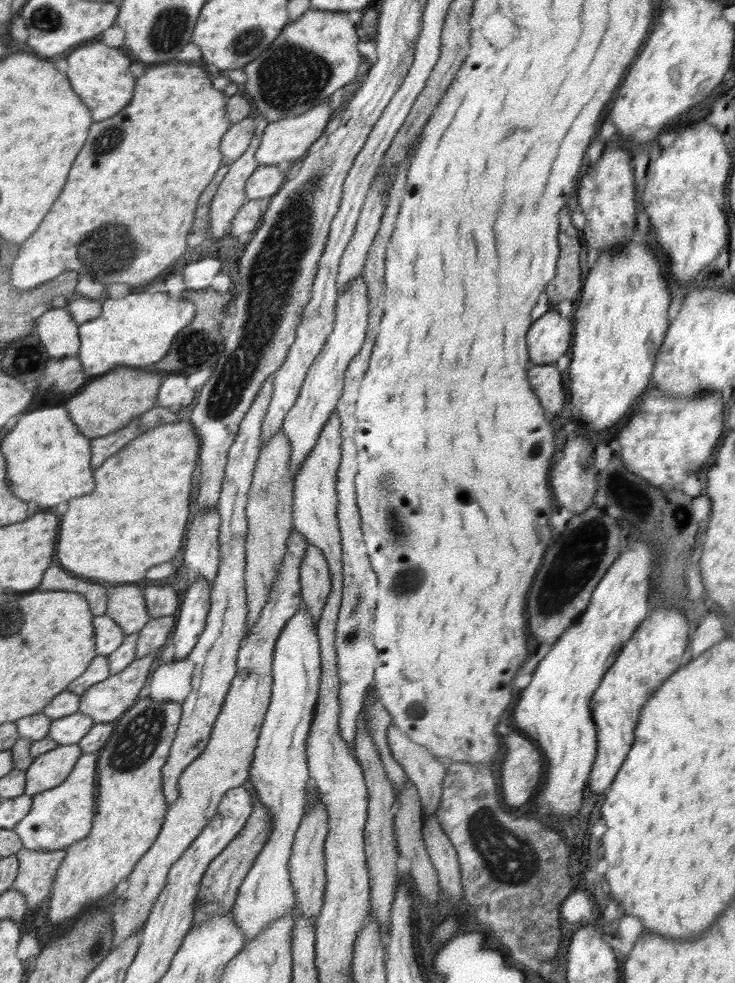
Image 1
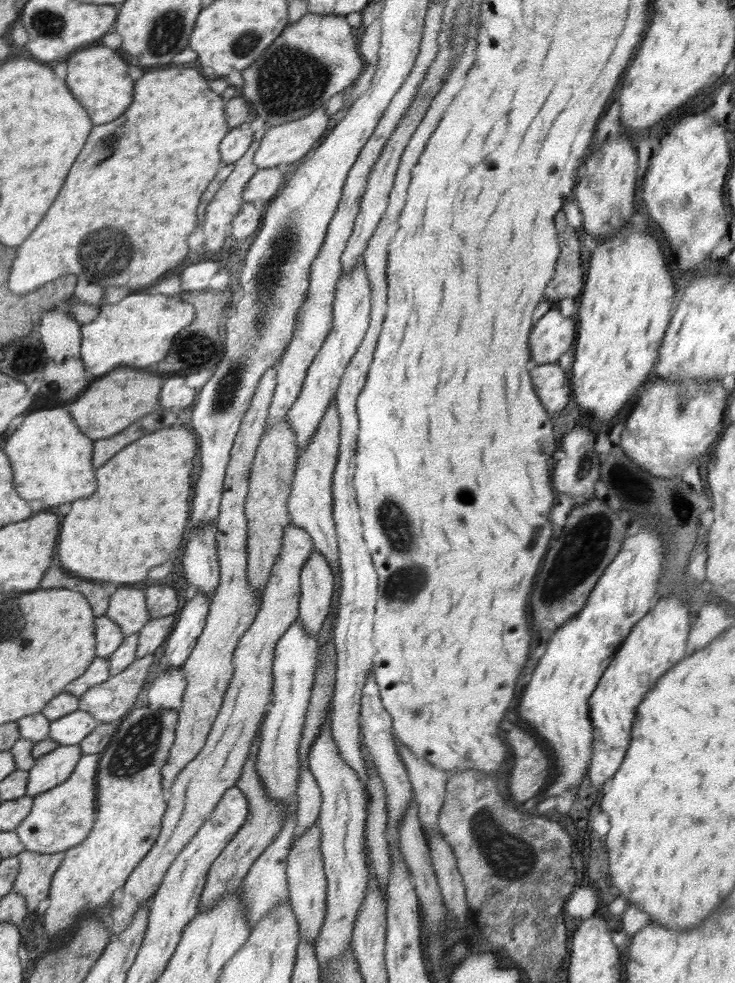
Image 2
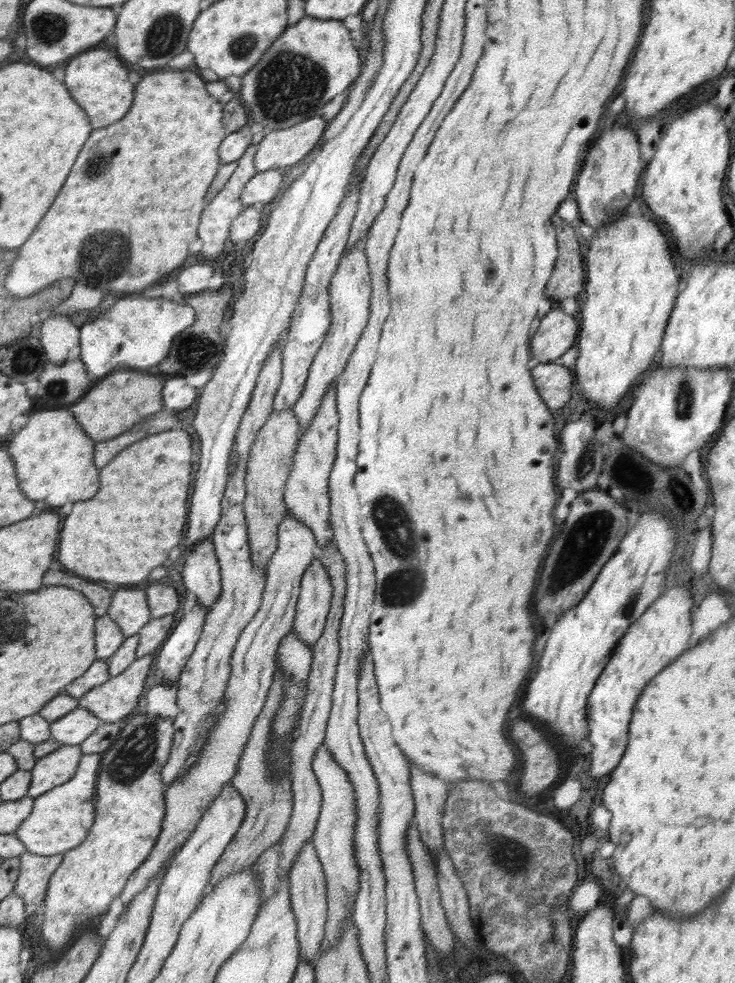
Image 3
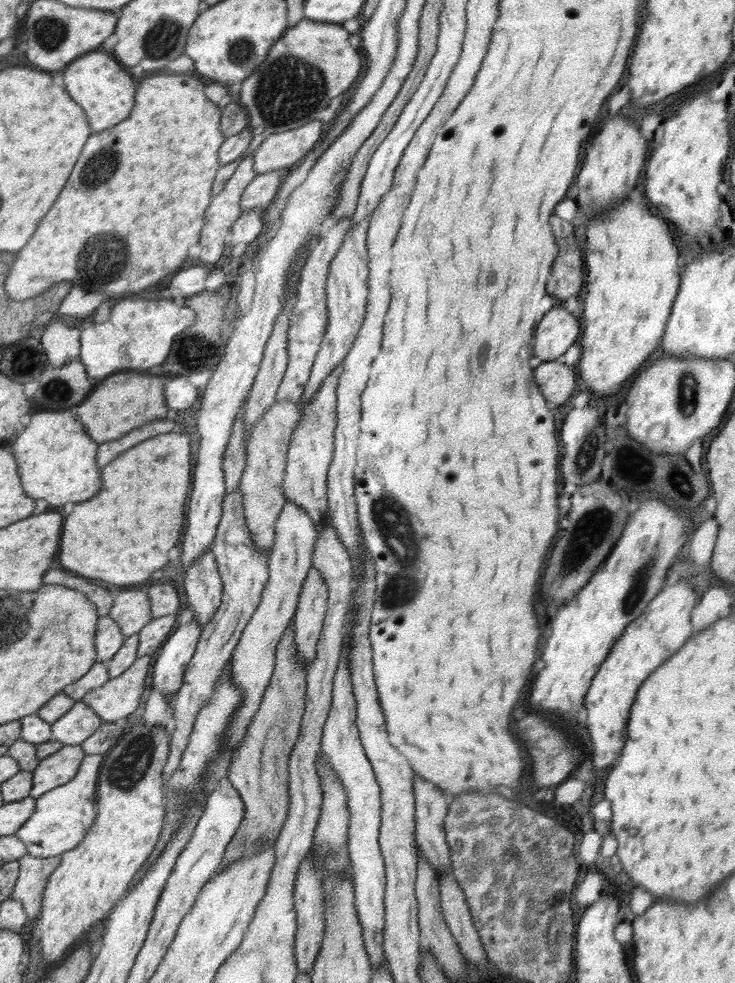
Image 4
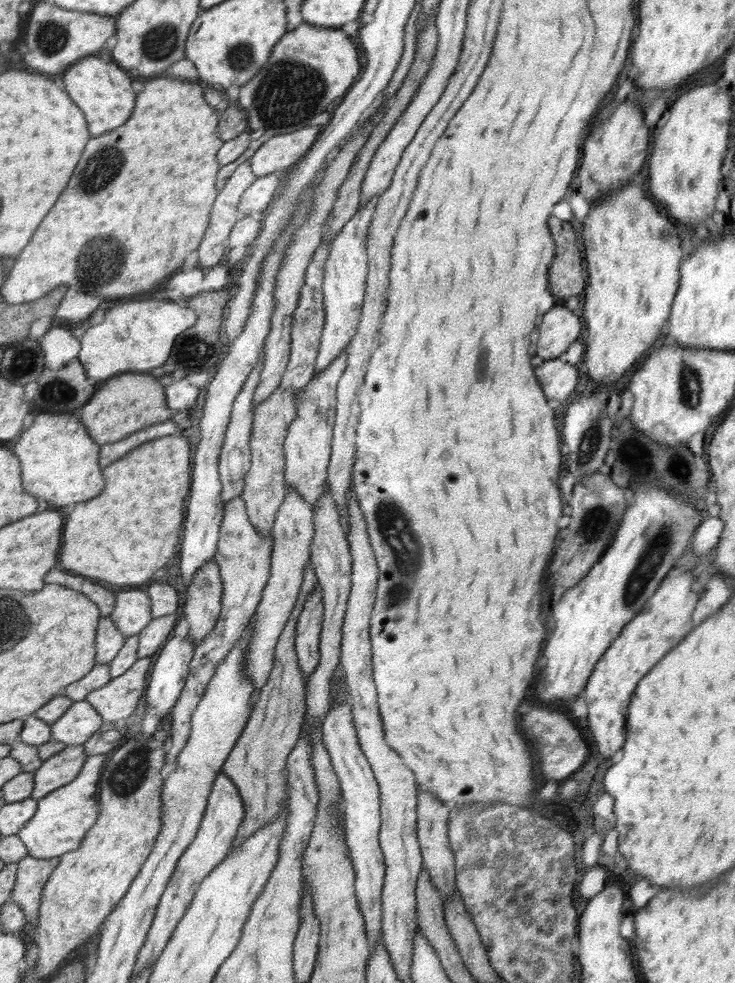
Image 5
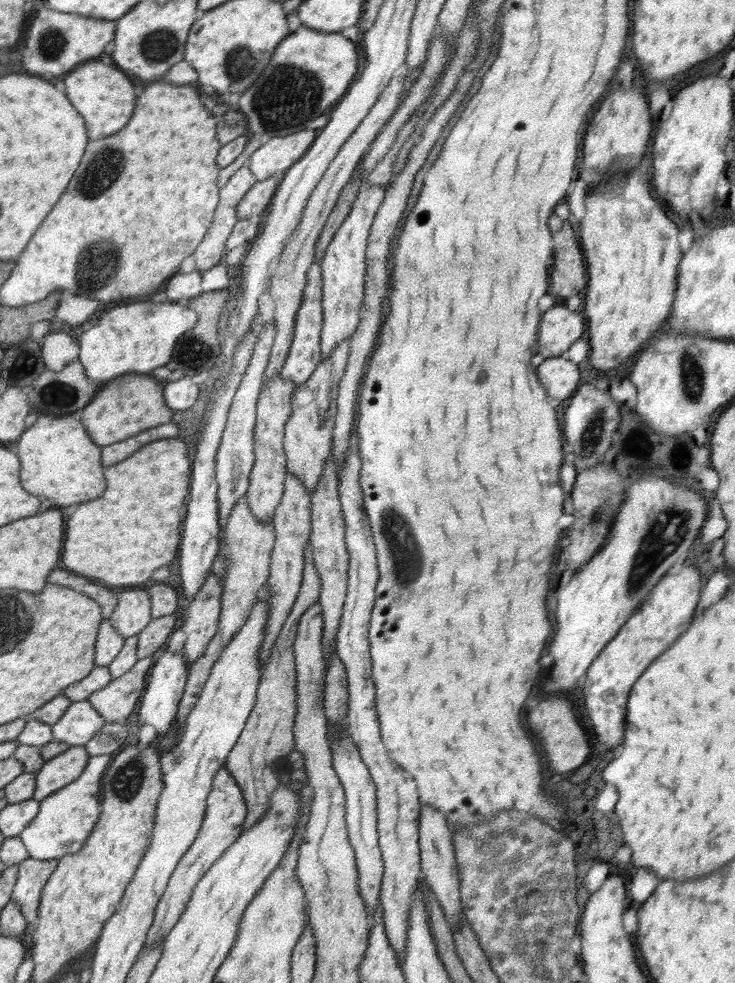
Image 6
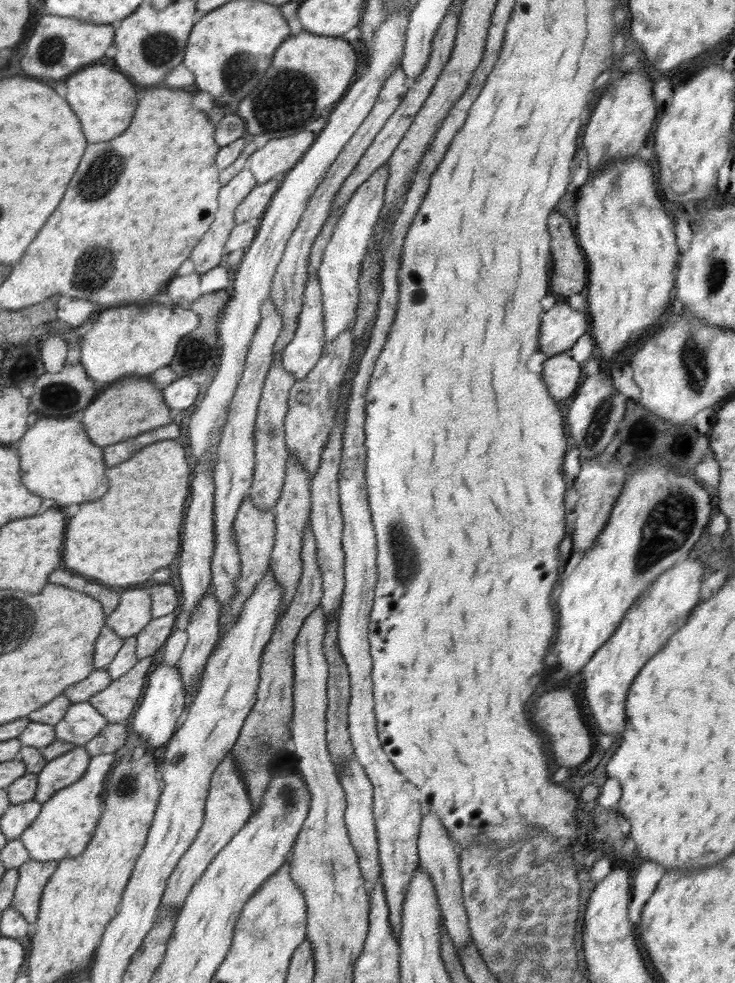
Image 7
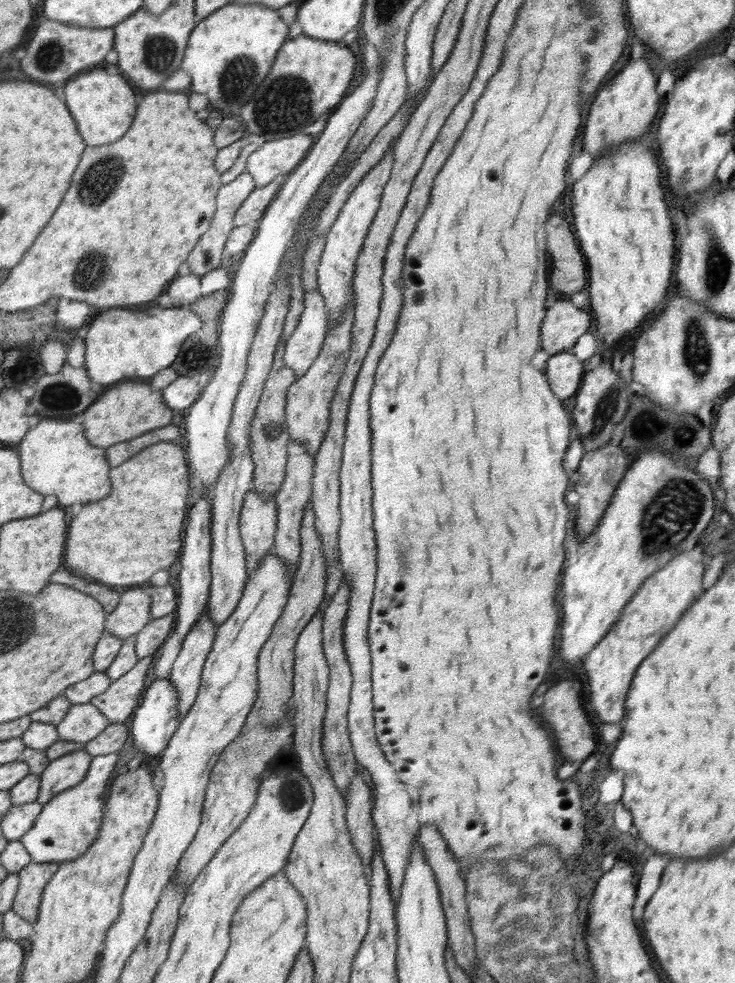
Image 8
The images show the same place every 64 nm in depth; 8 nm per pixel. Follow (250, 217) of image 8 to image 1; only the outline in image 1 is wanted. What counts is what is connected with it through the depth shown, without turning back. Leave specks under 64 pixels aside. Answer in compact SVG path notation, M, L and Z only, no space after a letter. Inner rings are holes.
M258 165L245 182L246 198L250 200L274 196L284 181L285 174L278 165Z

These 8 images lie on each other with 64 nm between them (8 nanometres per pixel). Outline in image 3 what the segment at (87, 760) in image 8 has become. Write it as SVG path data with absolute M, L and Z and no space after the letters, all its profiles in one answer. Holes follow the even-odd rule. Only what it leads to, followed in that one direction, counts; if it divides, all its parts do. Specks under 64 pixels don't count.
M62 745L58 750L39 758L29 771L30 798L42 796L68 782L74 776L83 751L80 745Z

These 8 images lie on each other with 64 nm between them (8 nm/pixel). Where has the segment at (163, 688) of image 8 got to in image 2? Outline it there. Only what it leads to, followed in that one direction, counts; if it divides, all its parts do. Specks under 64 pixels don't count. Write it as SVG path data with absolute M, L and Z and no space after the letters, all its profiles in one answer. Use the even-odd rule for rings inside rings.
M196 591L194 598L185 602L175 630L164 644L162 668L179 669L186 663L205 627L210 601L204 591Z

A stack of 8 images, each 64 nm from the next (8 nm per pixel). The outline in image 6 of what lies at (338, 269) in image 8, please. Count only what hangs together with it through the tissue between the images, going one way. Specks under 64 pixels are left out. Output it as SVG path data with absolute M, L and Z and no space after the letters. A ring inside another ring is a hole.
M363 181L356 200L353 202L351 213L336 231L321 258L324 317L321 328L321 361L322 358L330 356L338 344L349 338L349 335L353 335L359 325L361 302L365 295L365 274L367 273L365 250L374 217L385 197L385 189L379 184L373 186L371 182Z

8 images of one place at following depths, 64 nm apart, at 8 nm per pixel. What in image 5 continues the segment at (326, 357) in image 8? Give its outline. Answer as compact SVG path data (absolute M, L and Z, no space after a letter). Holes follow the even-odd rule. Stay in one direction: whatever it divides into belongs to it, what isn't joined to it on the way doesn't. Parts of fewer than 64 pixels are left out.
M343 350L330 366L311 379L303 388L303 392L301 390L295 394L297 415L288 427L289 431L284 441L285 486L291 486L311 508L318 503L327 482L327 468L335 425L337 384L347 367L346 357L346 350Z

